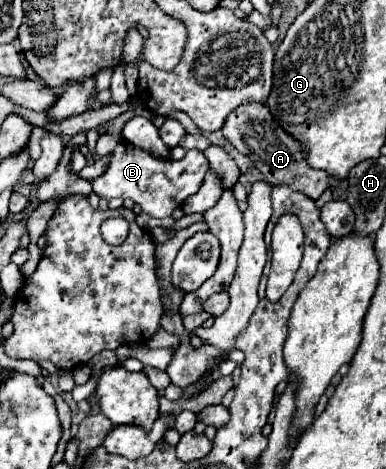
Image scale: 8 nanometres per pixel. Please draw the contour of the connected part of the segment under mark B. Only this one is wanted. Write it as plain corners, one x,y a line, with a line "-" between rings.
122,140
112,152
112,162
108,164
106,172
92,180
92,186
100,198
132,198
142,208
142,212
154,218
168,218
176,208
184,204
188,196
198,192
206,172
208,160
200,150
188,150
182,160
172,162
158,160
146,150

